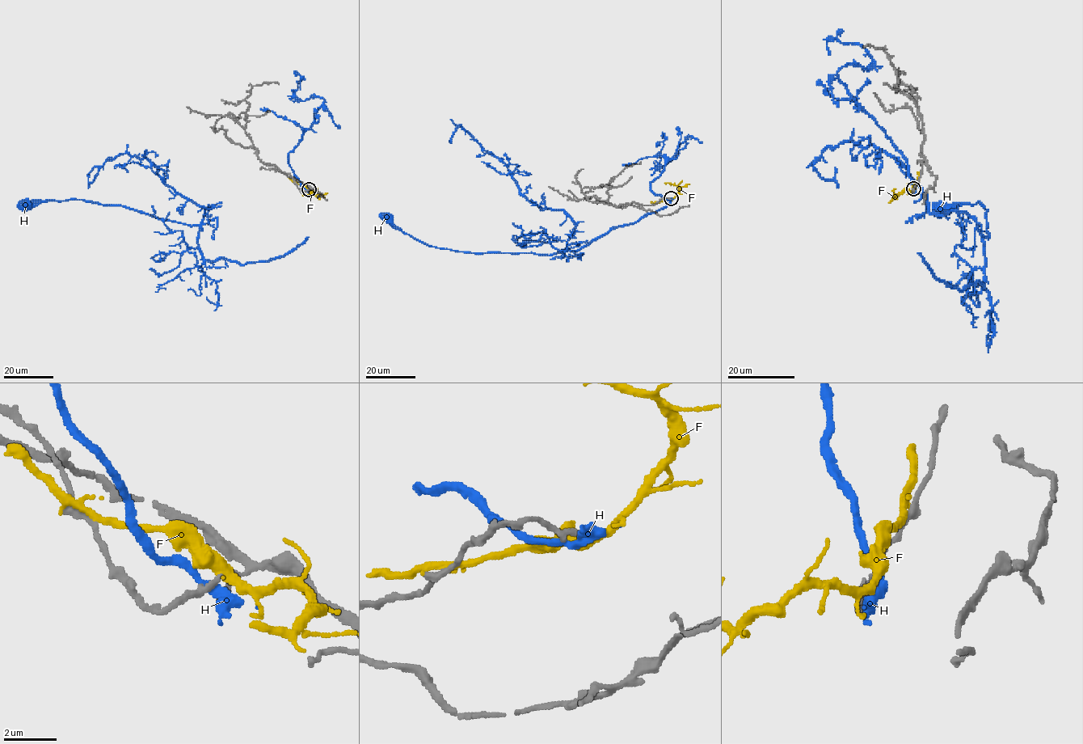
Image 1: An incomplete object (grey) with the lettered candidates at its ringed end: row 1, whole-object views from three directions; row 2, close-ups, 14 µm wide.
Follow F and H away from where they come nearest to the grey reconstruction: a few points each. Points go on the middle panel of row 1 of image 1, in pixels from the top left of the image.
F: (671, 199), (679, 188), (664, 183)
H: (668, 199), (575, 251), (545, 255), (429, 246), (386, 218)

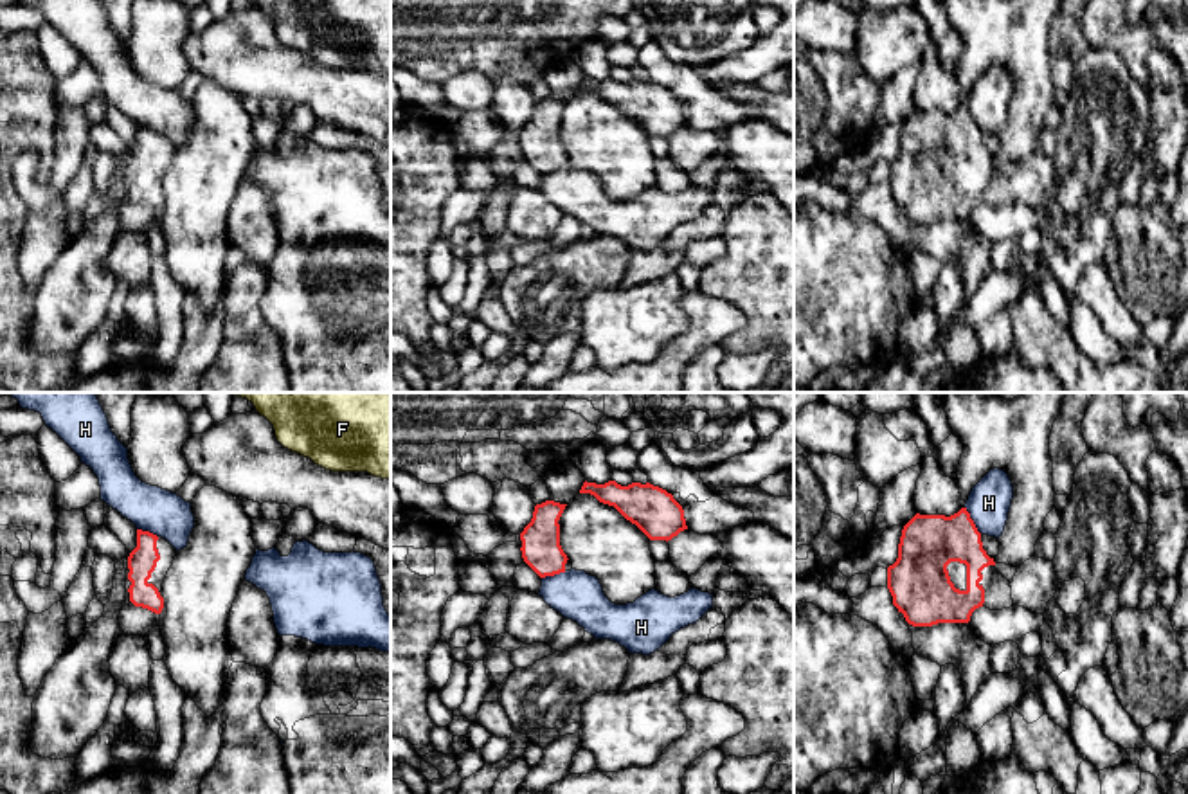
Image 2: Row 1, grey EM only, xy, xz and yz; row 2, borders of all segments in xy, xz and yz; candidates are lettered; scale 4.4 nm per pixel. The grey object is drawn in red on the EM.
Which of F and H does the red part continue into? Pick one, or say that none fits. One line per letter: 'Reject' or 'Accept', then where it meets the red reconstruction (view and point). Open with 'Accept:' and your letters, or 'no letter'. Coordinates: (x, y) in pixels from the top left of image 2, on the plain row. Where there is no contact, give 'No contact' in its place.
Accept: no letter
F: Reject. No contact
H: Reject. Touches red at yz (972, 117)

